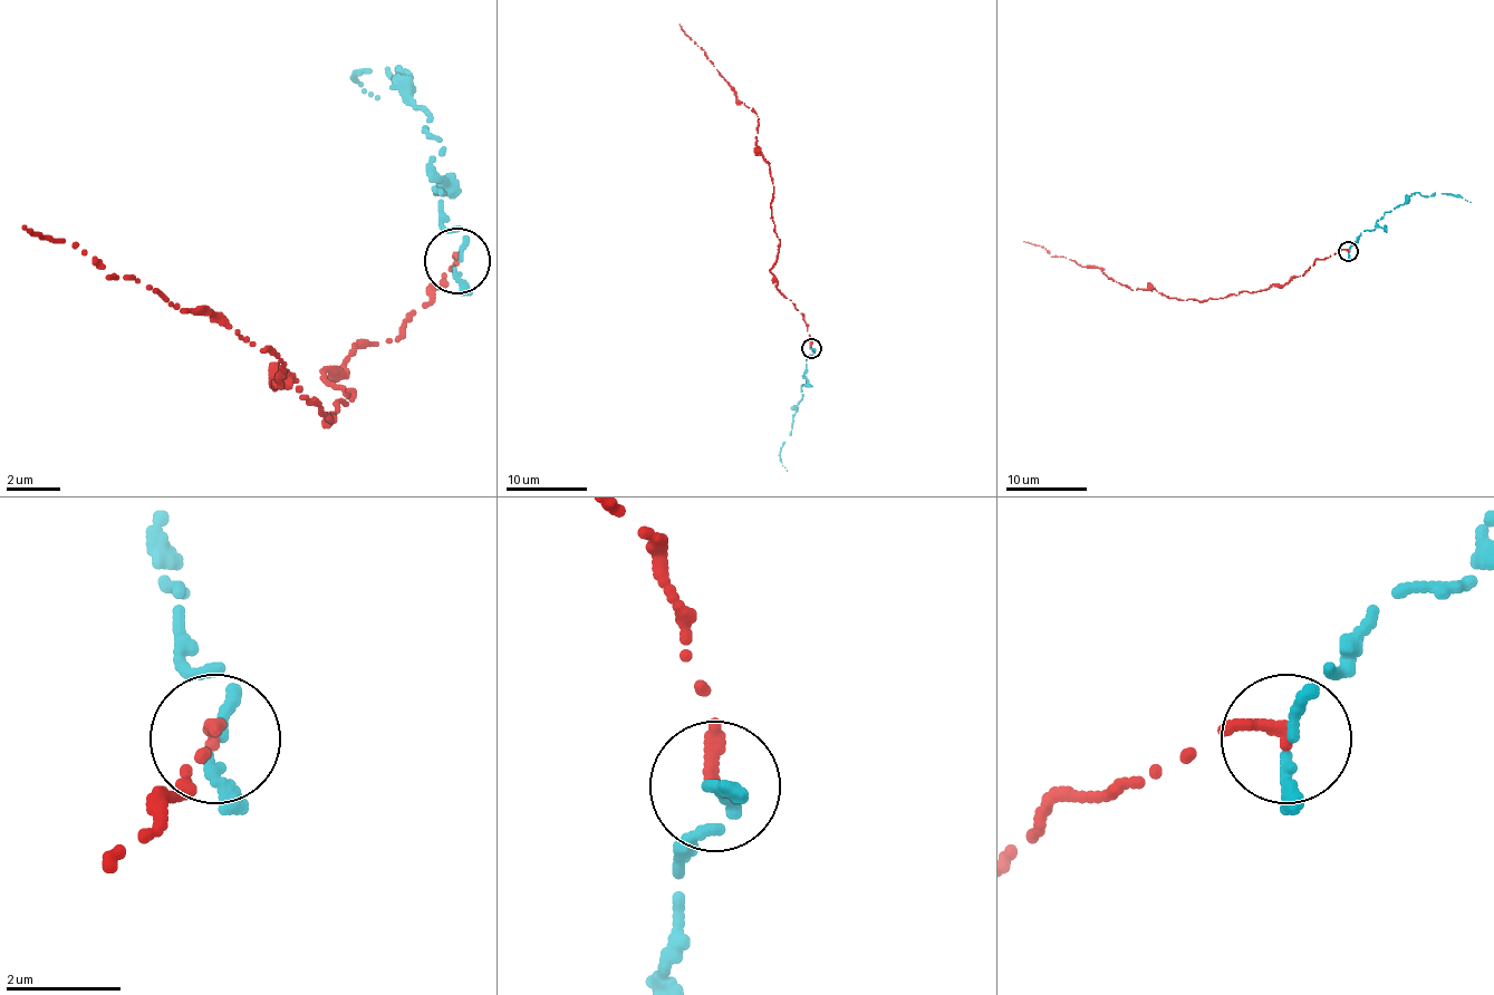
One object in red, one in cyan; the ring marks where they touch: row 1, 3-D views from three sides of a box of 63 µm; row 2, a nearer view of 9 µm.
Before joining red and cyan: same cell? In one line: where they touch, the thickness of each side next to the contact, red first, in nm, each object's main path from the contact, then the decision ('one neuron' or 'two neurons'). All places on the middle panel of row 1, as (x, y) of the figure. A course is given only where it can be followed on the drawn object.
at (811, 348); 220 nm thick on the red side, 140 nm on the other; red runs (810, 348), (805, 318), (770, 269), (780, 242), (755, 113), (678, 23); cyan runs (812, 350), (807, 358), (802, 398), (780, 450), (787, 470); two neurons

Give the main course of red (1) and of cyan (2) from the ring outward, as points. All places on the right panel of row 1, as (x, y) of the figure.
1: (1348, 252), (1318, 260), (1283, 287), (1177, 300), (1153, 288), (1130, 290), (1098, 268), (1023, 242)
2: (1350, 252), (1358, 235), (1375, 230), (1413, 193), (1459, 195), (1470, 201)

